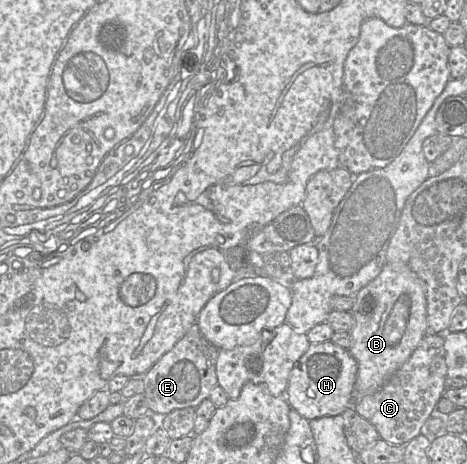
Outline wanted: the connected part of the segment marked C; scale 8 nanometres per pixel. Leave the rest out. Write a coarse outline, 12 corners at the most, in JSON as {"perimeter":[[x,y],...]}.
{"perimeter":[[443,334],[355,411],[386,442],[421,433],[446,390]]}

